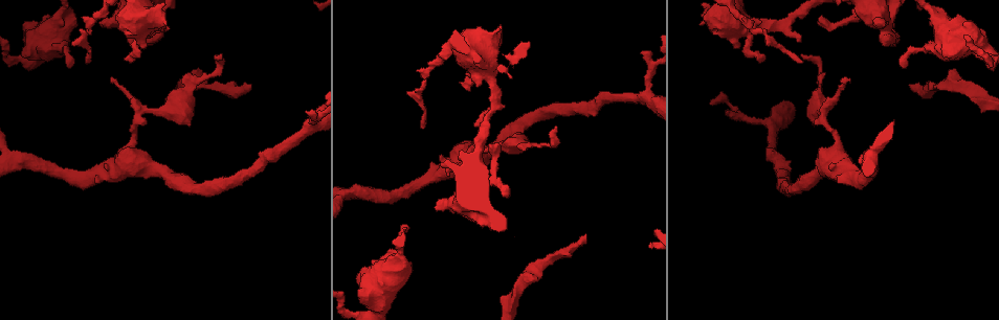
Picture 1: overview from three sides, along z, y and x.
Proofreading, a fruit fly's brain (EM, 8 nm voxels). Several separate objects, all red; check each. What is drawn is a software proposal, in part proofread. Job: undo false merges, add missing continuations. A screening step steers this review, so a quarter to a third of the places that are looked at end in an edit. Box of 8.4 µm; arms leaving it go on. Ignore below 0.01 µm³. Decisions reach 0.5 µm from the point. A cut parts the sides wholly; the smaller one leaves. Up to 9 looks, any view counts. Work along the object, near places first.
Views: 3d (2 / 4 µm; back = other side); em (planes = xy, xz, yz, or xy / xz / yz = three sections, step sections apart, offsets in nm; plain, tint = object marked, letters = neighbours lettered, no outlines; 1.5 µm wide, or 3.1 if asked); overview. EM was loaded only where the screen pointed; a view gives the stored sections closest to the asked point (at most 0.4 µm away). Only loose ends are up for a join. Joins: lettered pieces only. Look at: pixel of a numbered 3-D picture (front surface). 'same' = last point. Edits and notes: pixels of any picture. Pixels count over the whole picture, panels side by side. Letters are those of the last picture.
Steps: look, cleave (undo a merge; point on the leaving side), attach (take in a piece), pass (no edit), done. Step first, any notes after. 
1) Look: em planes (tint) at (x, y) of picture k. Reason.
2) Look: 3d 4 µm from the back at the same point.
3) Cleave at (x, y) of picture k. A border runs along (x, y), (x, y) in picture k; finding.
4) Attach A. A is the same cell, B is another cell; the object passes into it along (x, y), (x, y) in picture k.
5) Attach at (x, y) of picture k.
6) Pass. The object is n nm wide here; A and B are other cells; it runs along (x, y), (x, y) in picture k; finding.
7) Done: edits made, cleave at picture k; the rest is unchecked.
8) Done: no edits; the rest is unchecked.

Look: em 3.1 µm planes (letters) at (584, 234) of picture 1. Long arm stops here.

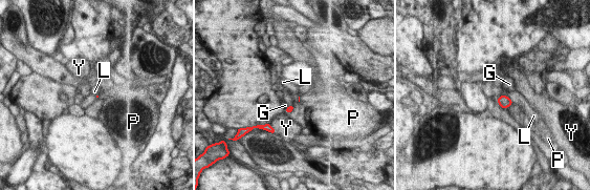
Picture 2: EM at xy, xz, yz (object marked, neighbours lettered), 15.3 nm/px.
Pass. G, L, P and Y are other cells; none of them fits.

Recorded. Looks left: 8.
Look: 3d 4 µm at (862, 16) of picture 1. Abrupt turn.

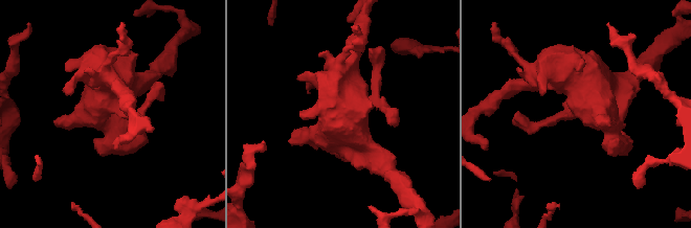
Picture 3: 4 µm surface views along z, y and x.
Look: em yz step 4 (tint) at (119, 110) of picture 3.

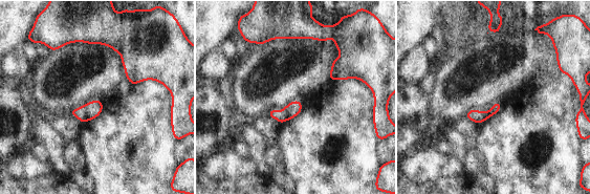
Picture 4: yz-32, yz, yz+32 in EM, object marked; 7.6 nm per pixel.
Look: em yz step 4 (letters) at the same point. What lies round it.

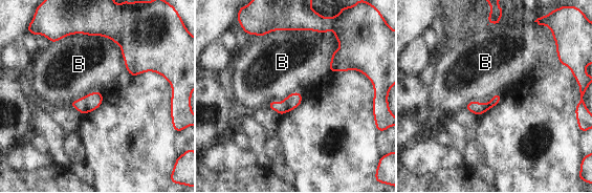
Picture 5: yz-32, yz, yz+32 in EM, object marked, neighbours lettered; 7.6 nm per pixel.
Pass. B is another cell; all the same cell.

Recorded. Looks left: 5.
Look: 3d 4 µm from the back at (449, 175) of picture 1. Tapers out.

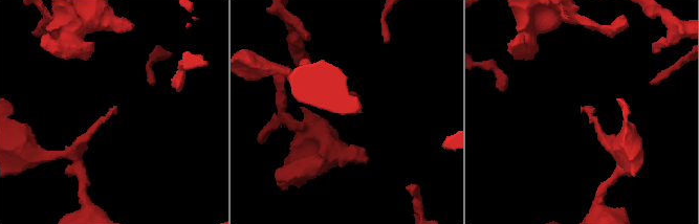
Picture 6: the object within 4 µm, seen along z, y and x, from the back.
Look: em planes (tint) at (114, 107) of picture 6.

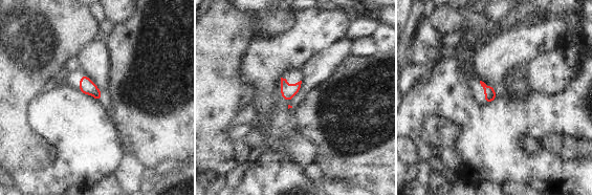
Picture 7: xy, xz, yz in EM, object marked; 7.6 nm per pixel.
Look: em planes (letters) at the same point. See the neighbours.

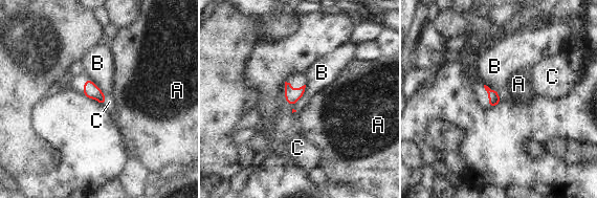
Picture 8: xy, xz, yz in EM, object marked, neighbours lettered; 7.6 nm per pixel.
Attach C. The object is 80 nm wide here; C is the same cell, A and B are other cells; the object passes into it along (291, 97), (297, 100), (300, 104) in picture 8; the cell continues.

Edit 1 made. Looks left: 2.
Look: em xy step 4 (letters) at (738, 46) of picture 1. Thick end.

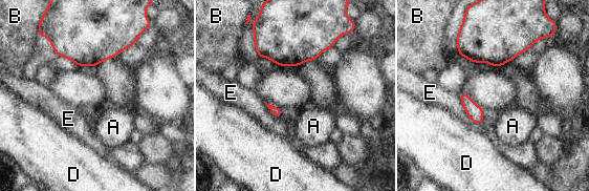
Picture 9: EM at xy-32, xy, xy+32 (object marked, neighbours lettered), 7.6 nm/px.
Look: em planes (letters) at the same point.

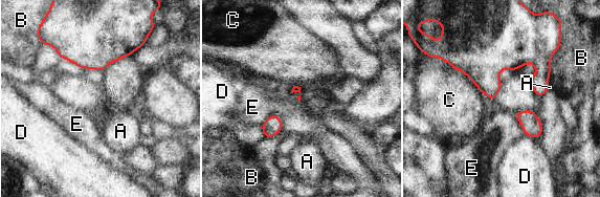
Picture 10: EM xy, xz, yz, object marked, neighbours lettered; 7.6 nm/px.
Pass. A, B, C, D and E are other cells; a border runs along (452, 67), (462, 71), (482, 92) in picture 10; no lettered piece goes on from it.

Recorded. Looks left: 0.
Done: edits made, attach at picture 8; the rest is unchecked.

